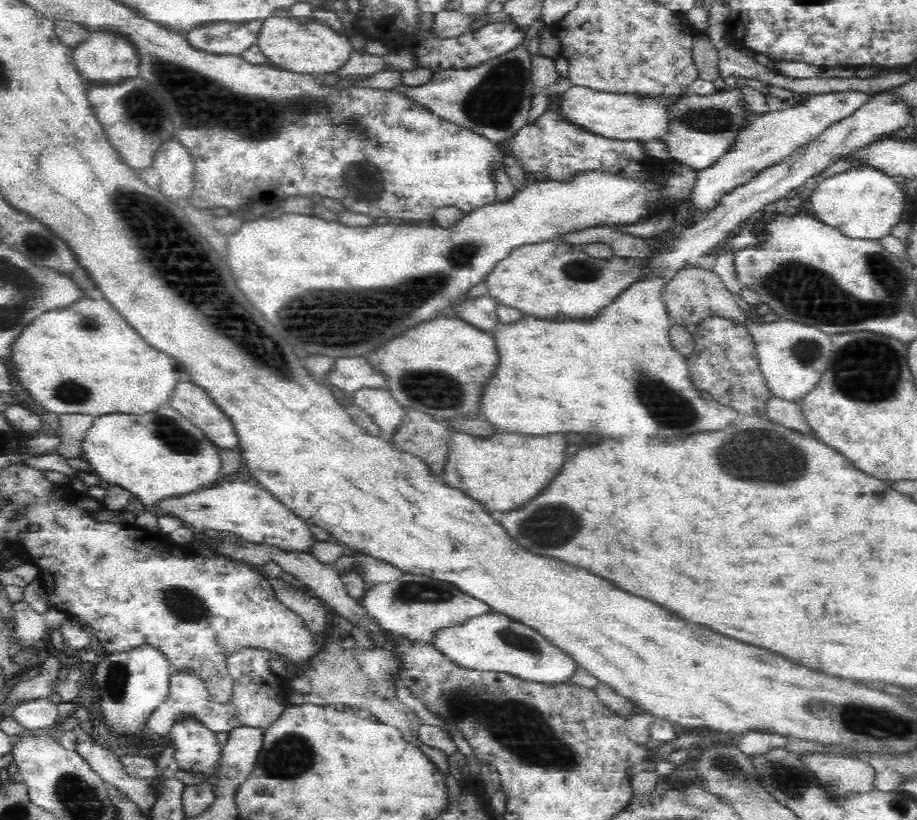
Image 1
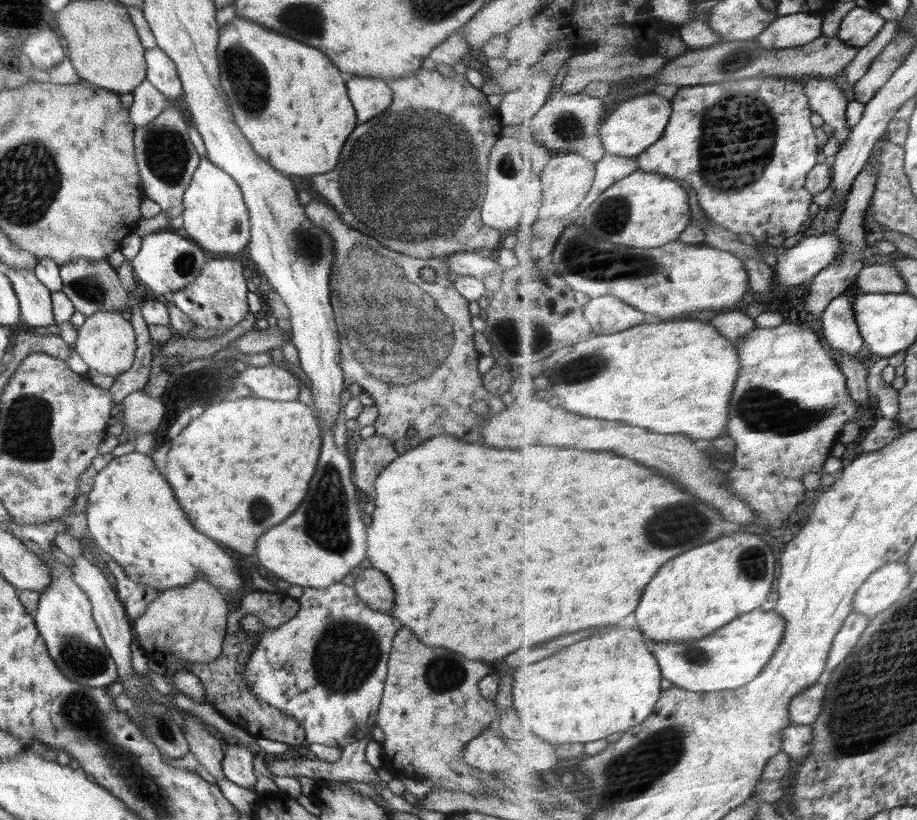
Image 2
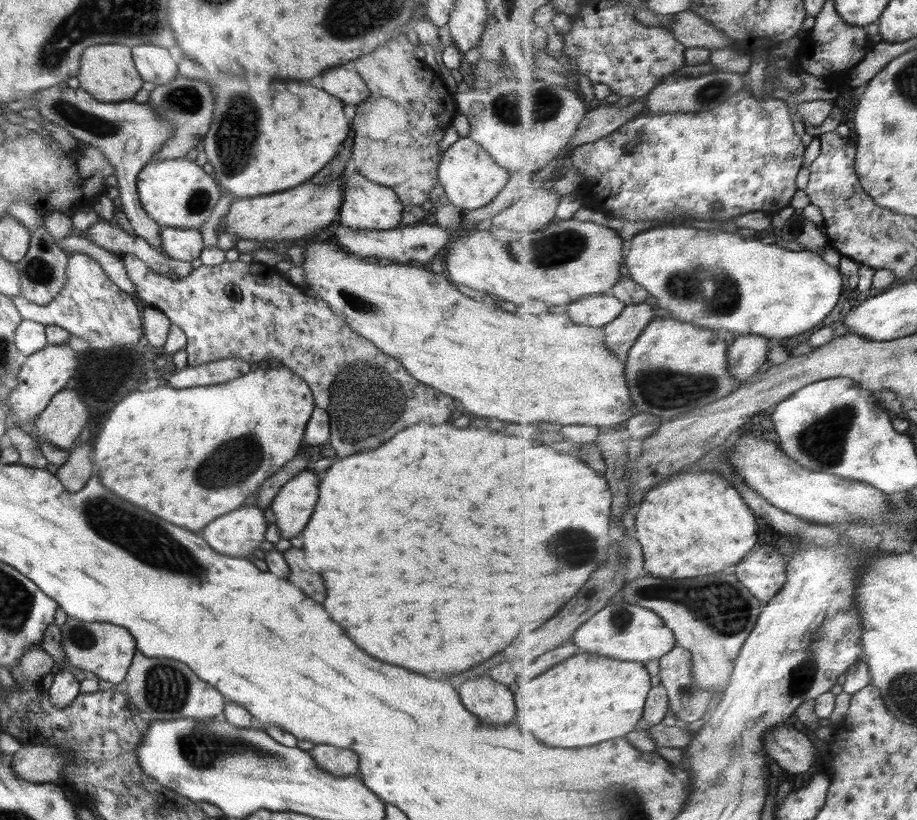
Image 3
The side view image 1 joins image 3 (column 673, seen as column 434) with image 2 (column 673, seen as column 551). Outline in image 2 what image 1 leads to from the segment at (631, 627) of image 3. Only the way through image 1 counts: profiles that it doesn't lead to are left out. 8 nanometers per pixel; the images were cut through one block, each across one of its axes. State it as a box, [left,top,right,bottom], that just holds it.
[650,608,786,692]

